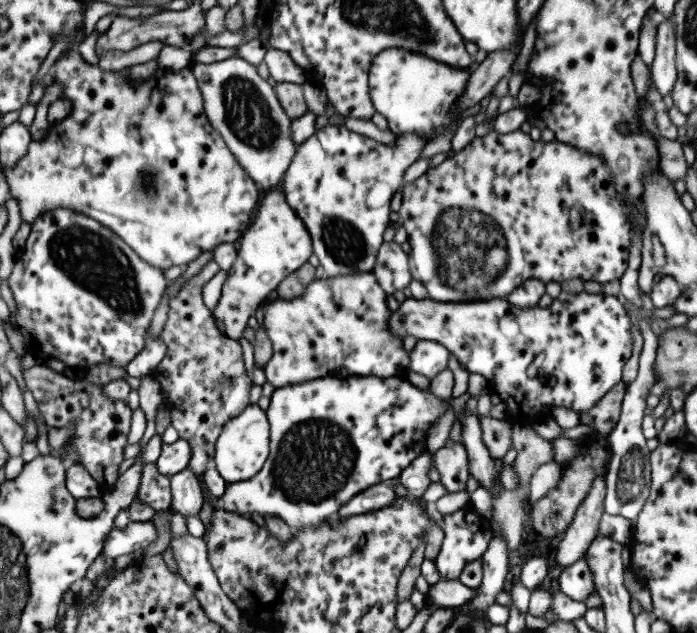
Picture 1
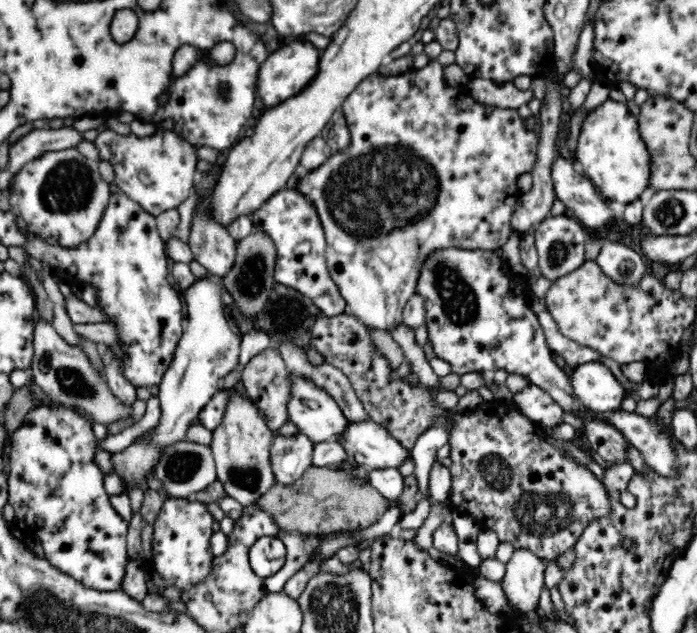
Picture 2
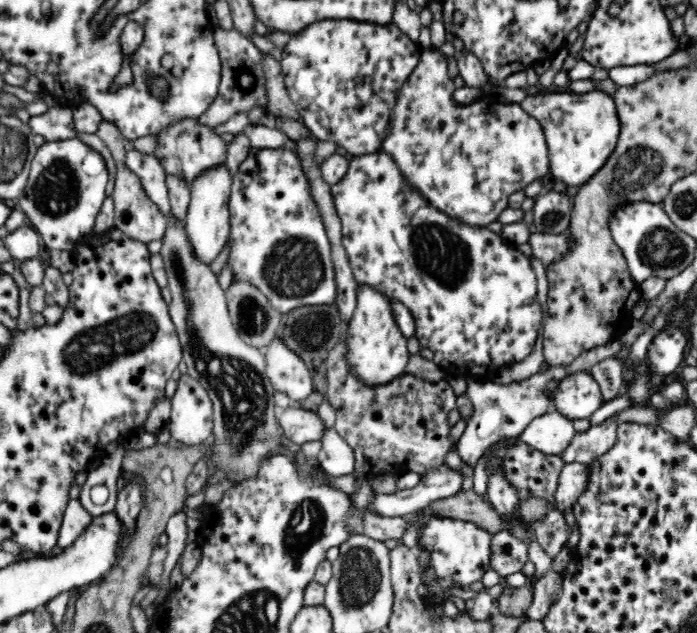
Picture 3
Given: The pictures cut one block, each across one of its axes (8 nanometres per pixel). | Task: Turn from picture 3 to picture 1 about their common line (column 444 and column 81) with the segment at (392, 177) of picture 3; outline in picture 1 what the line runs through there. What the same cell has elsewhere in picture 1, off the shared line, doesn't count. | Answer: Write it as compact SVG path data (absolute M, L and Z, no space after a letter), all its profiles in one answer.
M65 208L43 211L31 224L24 247L17 253L13 267L6 278L9 290L11 291L16 306L16 313L13 316L13 327L20 332L27 342L27 349L40 360L45 358L56 358L66 364L67 368L86 369L95 364L109 364L109 366L119 366L125 368L144 347L147 342L146 334L149 330L149 320L153 316L153 310L157 308L161 296L166 290L168 280L163 276L164 271L141 260L125 242L123 242L111 230L101 226L88 216L75 213Z

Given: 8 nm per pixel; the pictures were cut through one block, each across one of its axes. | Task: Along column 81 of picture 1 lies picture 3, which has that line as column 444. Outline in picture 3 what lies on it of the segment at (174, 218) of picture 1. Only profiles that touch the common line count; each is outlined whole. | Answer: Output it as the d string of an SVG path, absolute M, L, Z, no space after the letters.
M437 48L435 51L430 51L429 49L424 50L421 54L419 64L411 73L411 77L400 86L398 93L396 93L395 105L392 107L391 117L387 122L387 131L384 133L383 139L381 140L379 152L387 154L396 163L403 181L410 188L413 188L422 198L425 198L434 209L437 209L439 212L457 221L462 221L472 226L486 227L488 224L499 220L502 212L508 208L511 194L523 190L529 182L536 180L536 178L543 178L544 175L549 172L547 140L540 122L532 115L529 115L521 107L521 103L501 103L495 101L492 104L487 104L479 100L475 103L462 105L456 101L456 97L454 97L456 89L454 81L448 76L447 60L442 57L442 53L440 53Z

